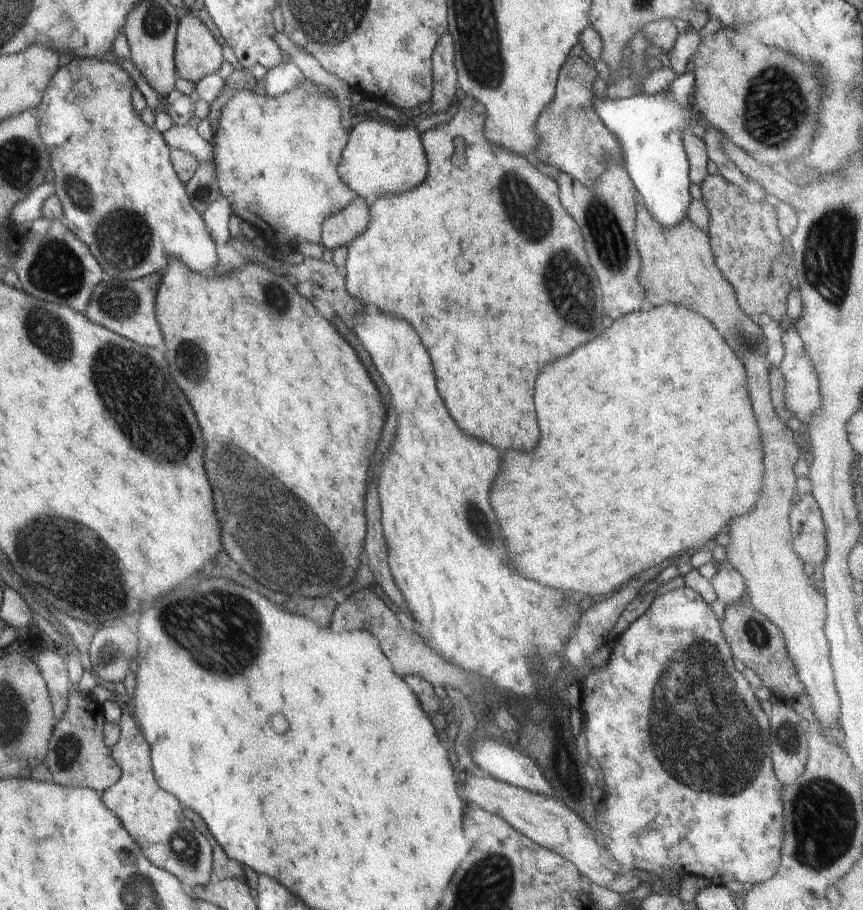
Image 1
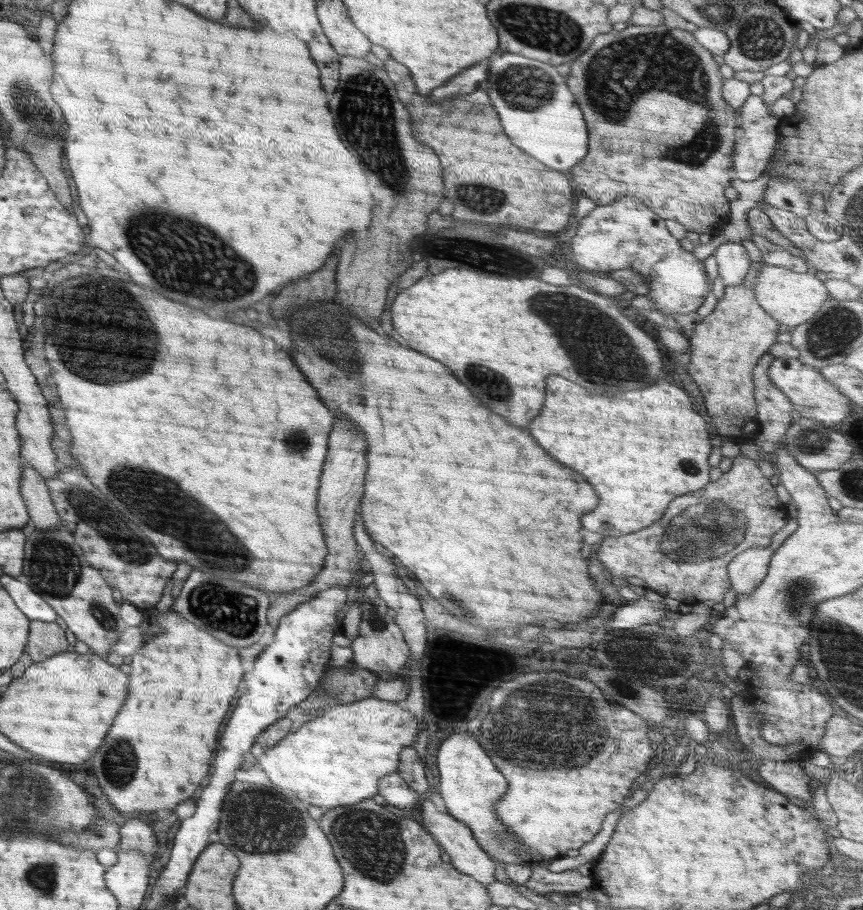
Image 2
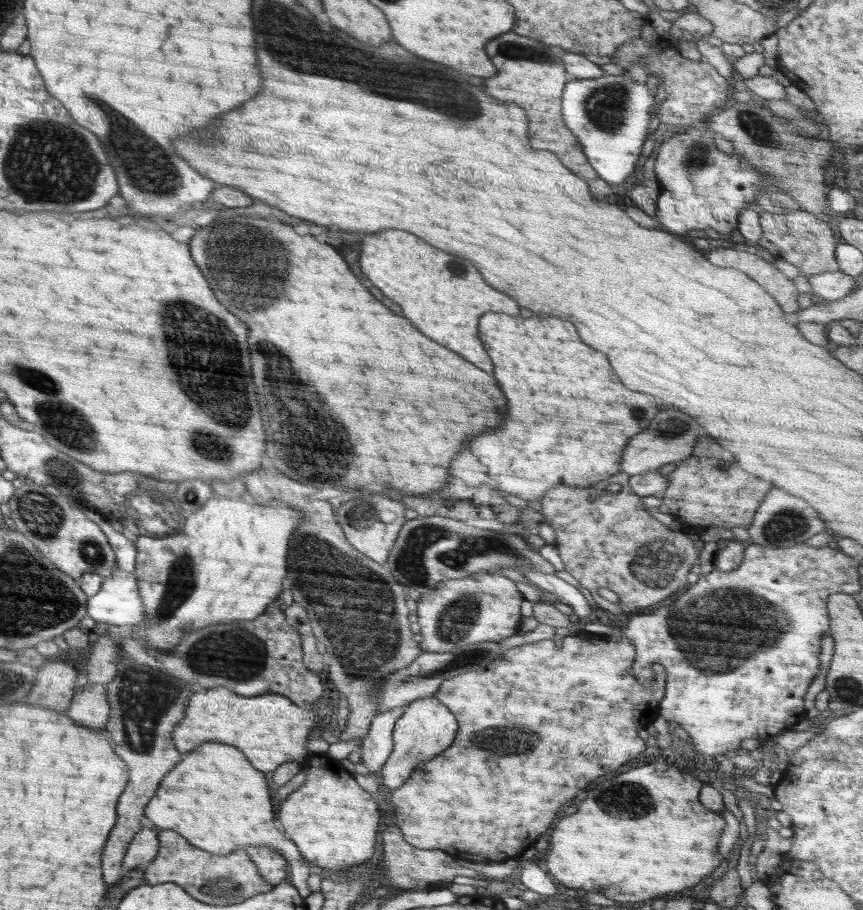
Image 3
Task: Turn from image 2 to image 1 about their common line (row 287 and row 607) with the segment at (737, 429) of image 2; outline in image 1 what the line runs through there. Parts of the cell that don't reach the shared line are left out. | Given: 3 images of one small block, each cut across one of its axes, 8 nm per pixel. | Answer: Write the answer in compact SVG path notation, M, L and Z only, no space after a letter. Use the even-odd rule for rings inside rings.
M742 602L734 607L726 607L725 616L720 620L720 624L733 659L741 660L747 668L755 671L762 684L770 690L772 697L792 703L802 692L806 694L797 676L795 663L788 655L784 636L776 624Z

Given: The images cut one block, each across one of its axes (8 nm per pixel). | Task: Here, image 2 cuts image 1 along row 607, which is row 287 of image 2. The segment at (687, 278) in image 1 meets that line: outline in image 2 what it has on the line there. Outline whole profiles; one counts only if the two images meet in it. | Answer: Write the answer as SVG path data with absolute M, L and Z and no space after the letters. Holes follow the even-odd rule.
M765 266L759 270L753 284L758 304L785 330L813 319L822 303L830 297L826 286L814 275L813 270L796 273L782 266Z

